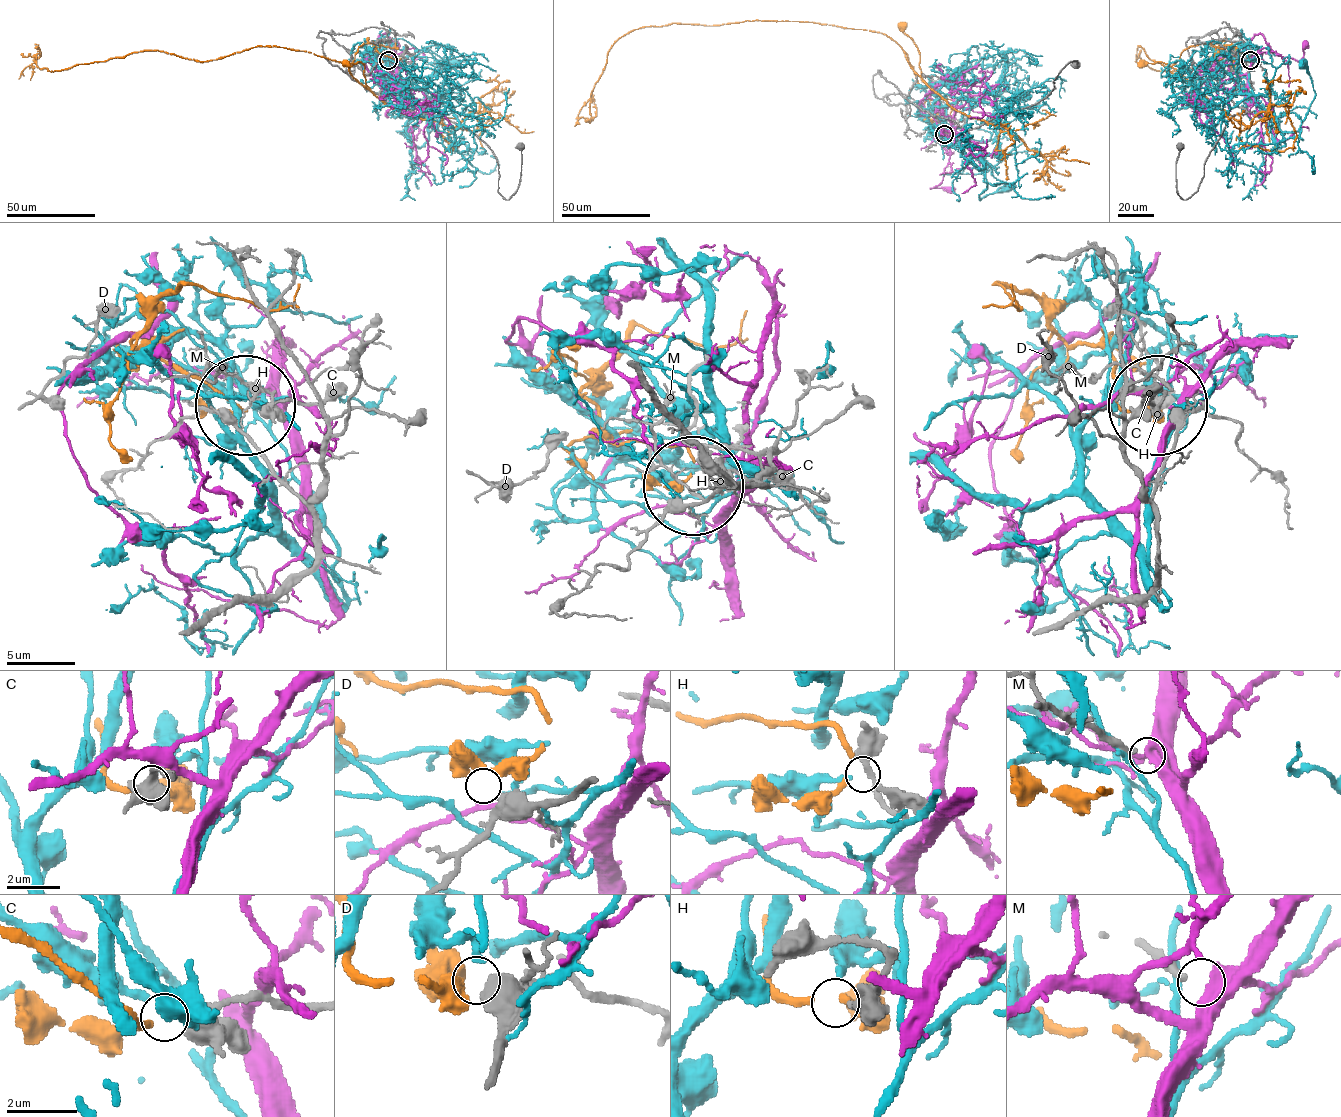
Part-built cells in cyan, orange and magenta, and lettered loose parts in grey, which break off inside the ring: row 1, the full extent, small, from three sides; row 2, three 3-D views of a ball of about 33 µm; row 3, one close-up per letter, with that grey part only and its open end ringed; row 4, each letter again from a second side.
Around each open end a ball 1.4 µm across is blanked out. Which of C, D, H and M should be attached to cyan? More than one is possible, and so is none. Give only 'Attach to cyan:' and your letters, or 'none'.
Attach to cyan: none

